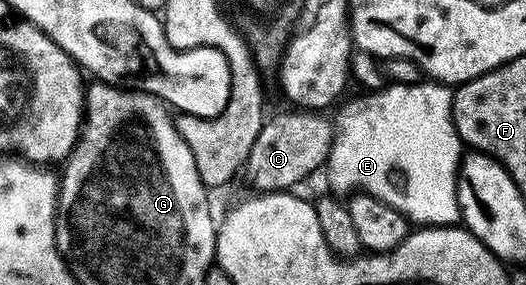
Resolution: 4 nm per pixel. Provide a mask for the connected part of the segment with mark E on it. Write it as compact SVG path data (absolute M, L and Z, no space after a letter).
M424 81L413 85L391 83L382 91L360 94L360 99L351 99L333 119L334 135L331 152L325 164L330 190L335 193L362 193L372 195L385 205L397 209L412 224L424 227L449 227L460 222L457 201L457 177L459 161L465 147L455 132L451 116L450 86Z

